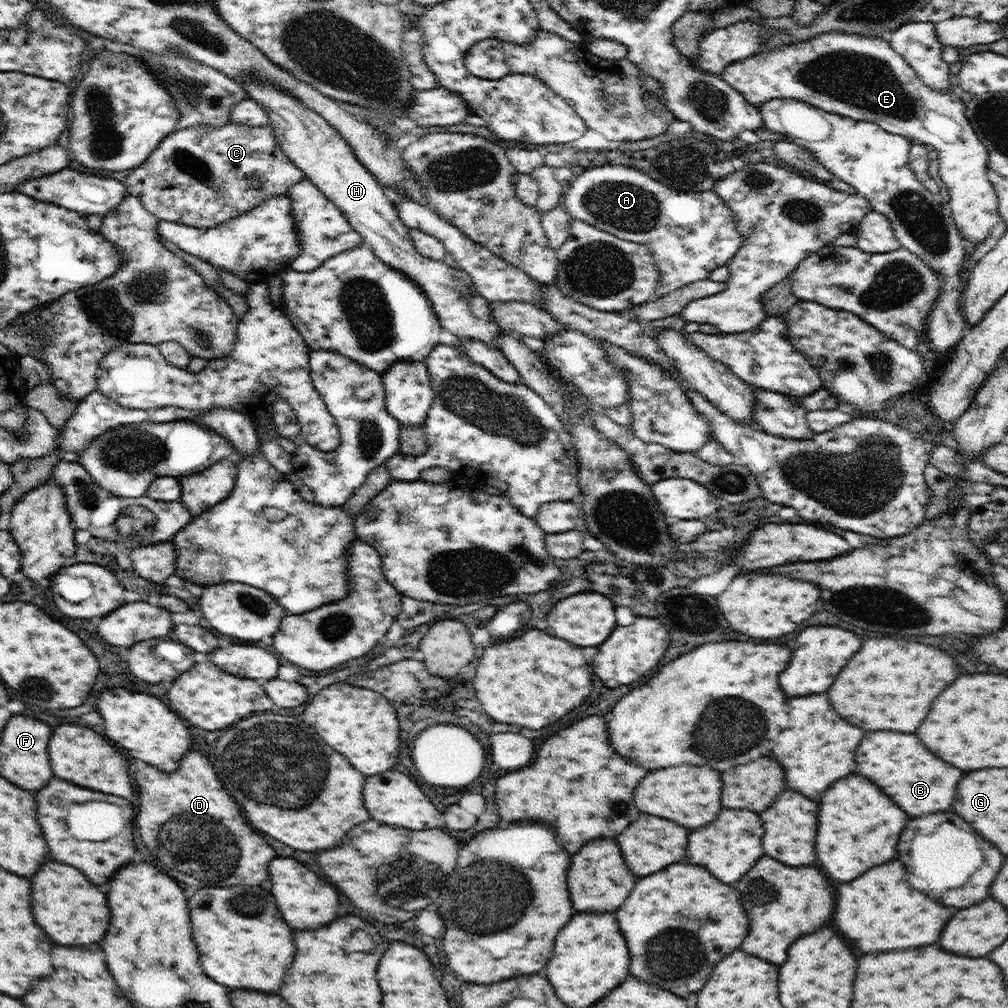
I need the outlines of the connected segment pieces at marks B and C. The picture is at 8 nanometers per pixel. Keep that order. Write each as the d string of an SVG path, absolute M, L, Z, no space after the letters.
M870 732L856 748L856 774L868 776L878 784L904 812L922 816L948 810L956 798L956 788L964 776L960 768L936 758L914 734L900 732Z
M231 120L222 126L191 126L172 132L140 166L130 169L131 174L124 183L129 196L138 198L160 220L200 229L244 215L274 196L286 196L294 184L306 177L278 146L271 124L255 127Z

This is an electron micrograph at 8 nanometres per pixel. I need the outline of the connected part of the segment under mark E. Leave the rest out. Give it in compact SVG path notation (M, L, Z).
M840 31L820 33L806 40L794 40L782 48L764 50L748 58L729 64L721 77L756 107L773 98L802 100L826 112L837 113L854 120L866 120L877 124L886 132L905 136L912 142L922 143L938 150L940 181L949 193L947 208L959 228L961 237L978 246L985 242L990 231L1004 219L998 213L998 196L988 180L988 149L979 139L965 113L965 104L949 90L934 90L926 86L914 69L886 41L874 36L848 34Z

